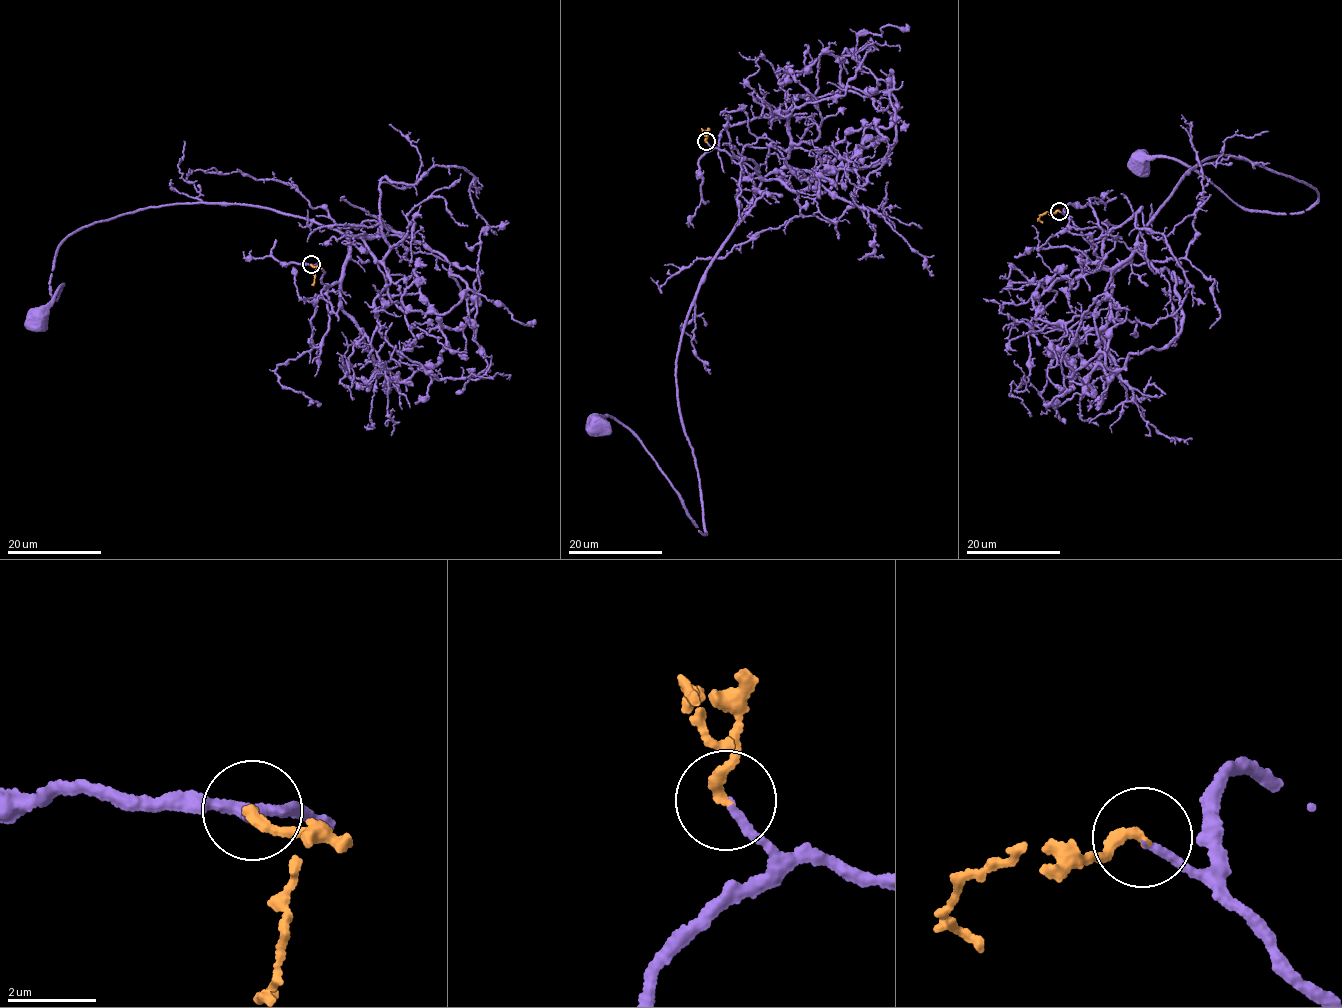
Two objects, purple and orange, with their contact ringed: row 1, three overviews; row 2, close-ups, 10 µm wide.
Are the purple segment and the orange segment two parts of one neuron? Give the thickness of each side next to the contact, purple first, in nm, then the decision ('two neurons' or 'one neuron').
calibres 170 and 260 nm; one neuron

